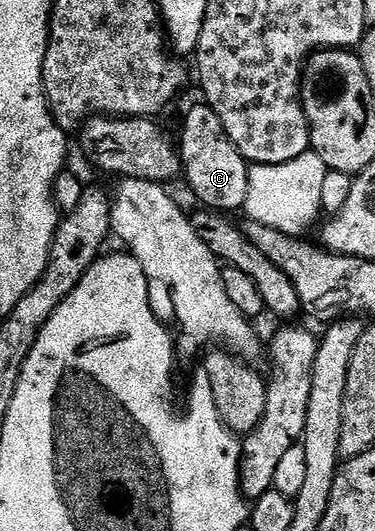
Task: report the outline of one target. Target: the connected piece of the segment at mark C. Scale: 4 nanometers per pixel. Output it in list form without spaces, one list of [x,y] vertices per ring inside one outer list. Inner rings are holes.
[[[198,102],[193,109],[185,116],[185,121],[181,124],[181,140],[179,139],[179,151],[181,153],[181,170],[183,180],[189,183],[191,191],[197,195],[198,205],[206,209],[223,212],[226,214],[240,213],[247,202],[247,186],[249,185],[249,169],[251,164],[245,160],[243,154],[236,148],[231,138],[227,136],[227,130],[223,128],[223,122],[211,110],[208,104]]]

